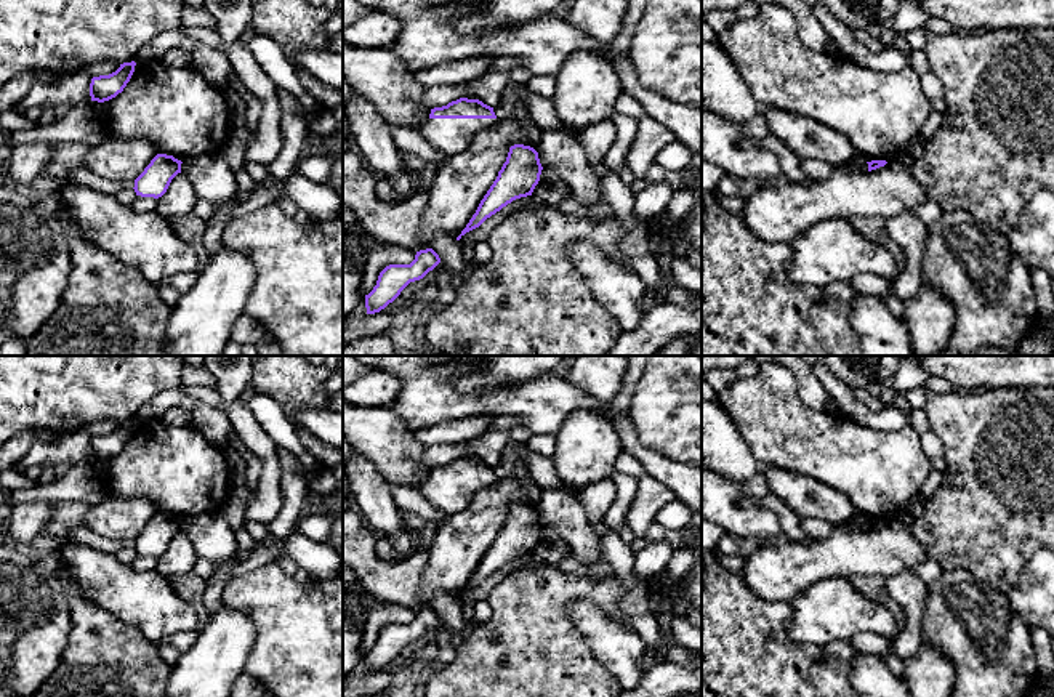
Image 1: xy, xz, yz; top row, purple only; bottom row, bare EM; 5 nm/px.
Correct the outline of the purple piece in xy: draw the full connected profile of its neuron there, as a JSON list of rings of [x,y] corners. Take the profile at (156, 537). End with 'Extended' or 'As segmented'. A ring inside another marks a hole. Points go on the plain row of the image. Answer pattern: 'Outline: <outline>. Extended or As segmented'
Outline: [[[157,513],[144,530],[135,538],[135,551],[141,556],[162,556],[171,538],[181,532],[181,519],[173,514]]]. As segmented

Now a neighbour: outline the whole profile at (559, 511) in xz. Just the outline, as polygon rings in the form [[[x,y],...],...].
[[[545,490],[537,511],[541,526],[565,542],[585,569],[597,562],[601,535],[589,526],[580,500],[567,490]]]

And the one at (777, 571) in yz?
[[[894,516],[867,532],[841,524],[828,537],[809,543],[774,540],[746,558],[742,575],[754,594],[778,602],[828,577],[862,574],[887,578],[927,559],[926,546]]]

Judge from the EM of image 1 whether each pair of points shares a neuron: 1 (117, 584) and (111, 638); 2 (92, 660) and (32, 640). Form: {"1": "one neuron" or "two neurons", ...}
{"1": "two neurons", "2": "two neurons"}

